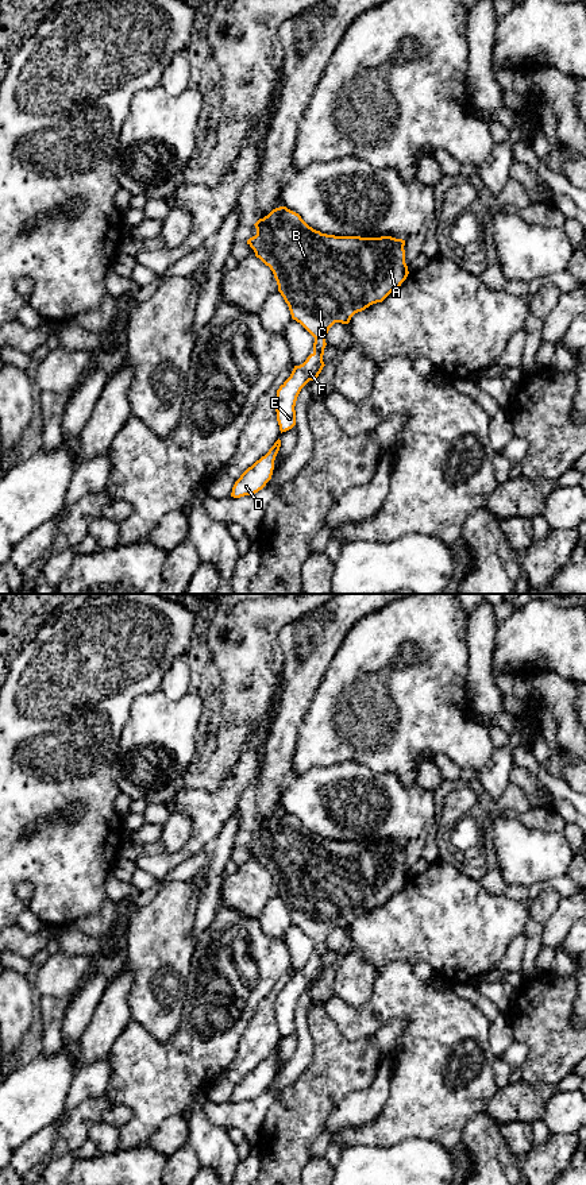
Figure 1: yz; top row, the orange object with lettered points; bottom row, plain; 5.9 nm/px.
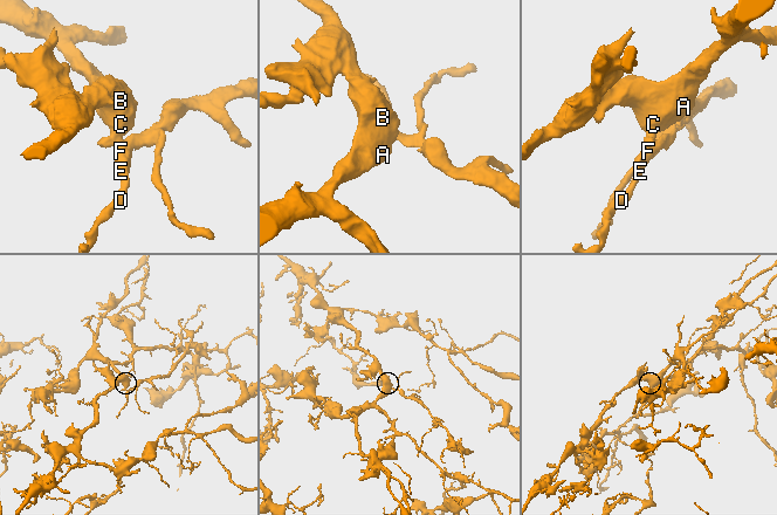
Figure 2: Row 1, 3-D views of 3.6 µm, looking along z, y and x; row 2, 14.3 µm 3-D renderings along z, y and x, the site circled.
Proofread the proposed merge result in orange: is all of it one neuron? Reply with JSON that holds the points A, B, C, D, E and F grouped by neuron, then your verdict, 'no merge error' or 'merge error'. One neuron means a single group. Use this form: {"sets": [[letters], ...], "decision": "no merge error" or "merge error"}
{"sets": [["A", "B", "C", "D", "E", "F"]], "decision": "no merge error"}

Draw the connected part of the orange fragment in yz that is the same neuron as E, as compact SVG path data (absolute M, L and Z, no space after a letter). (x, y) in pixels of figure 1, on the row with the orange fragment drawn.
M279 206L255 224L257 235L247 240L247 244L274 274L278 292L289 306L292 319L300 323L313 337L313 352L307 360L294 366L290 377L279 386L275 397L275 412L279 431L286 432L296 425L296 401L301 389L315 381L325 366L323 362L325 335L335 323L348 324L351 317L365 310L373 304L382 302L393 290L401 286L409 271L405 263L405 240L392 236L361 238L361 236L335 236L321 233L309 227L298 213Z

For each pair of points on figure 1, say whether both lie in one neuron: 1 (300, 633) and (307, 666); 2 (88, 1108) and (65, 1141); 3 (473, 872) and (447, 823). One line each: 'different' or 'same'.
1: same
2: same
3: same

